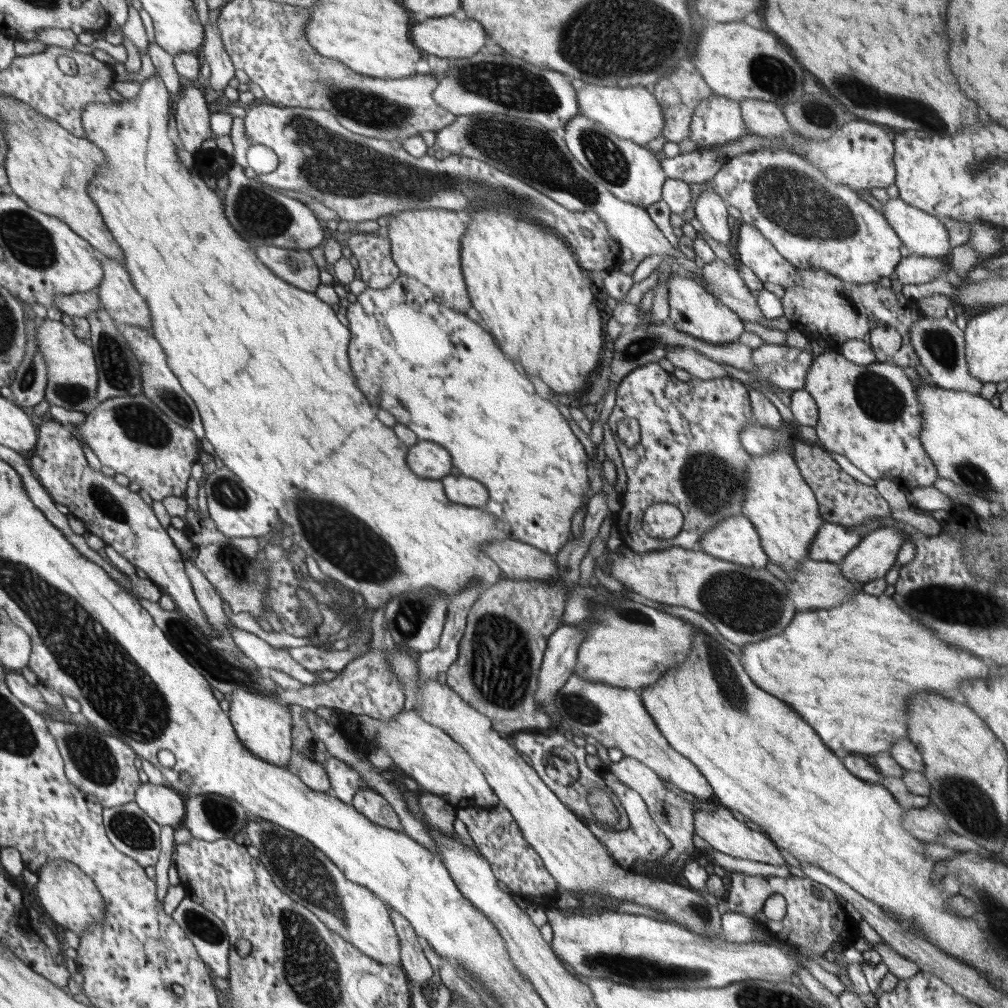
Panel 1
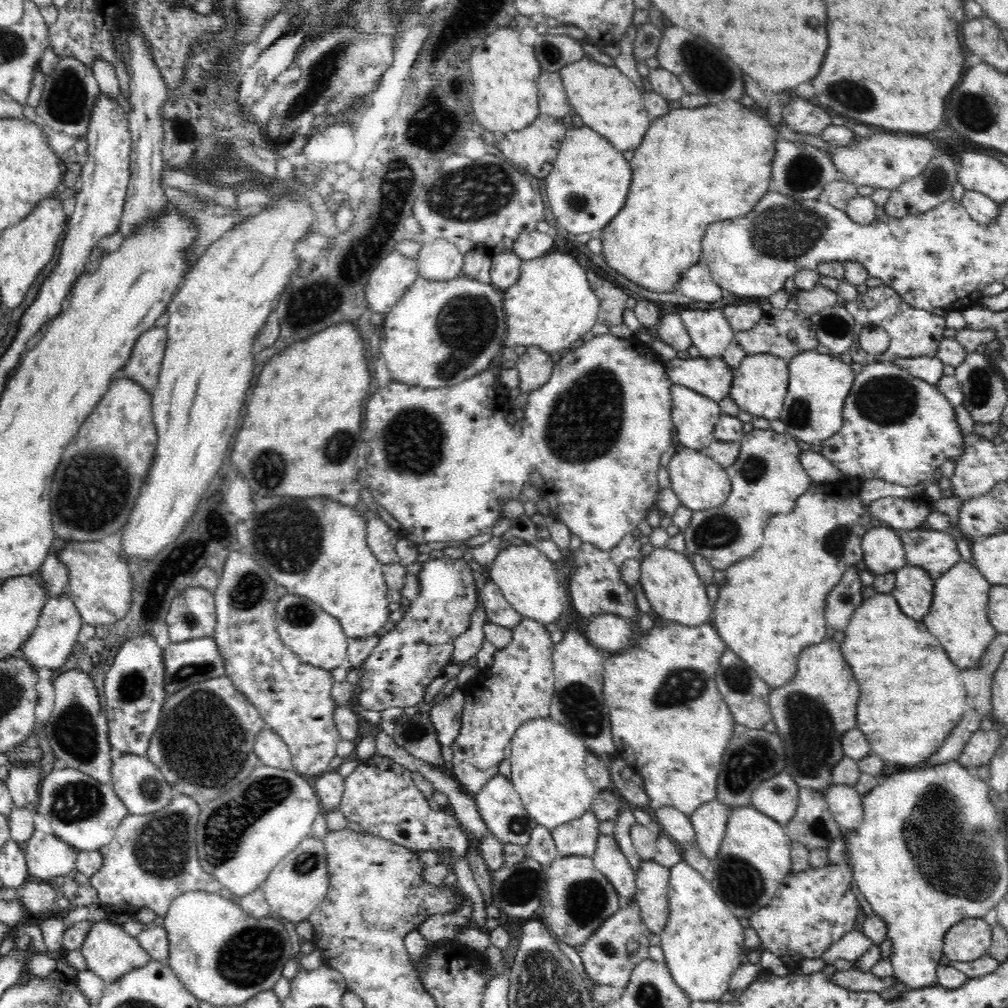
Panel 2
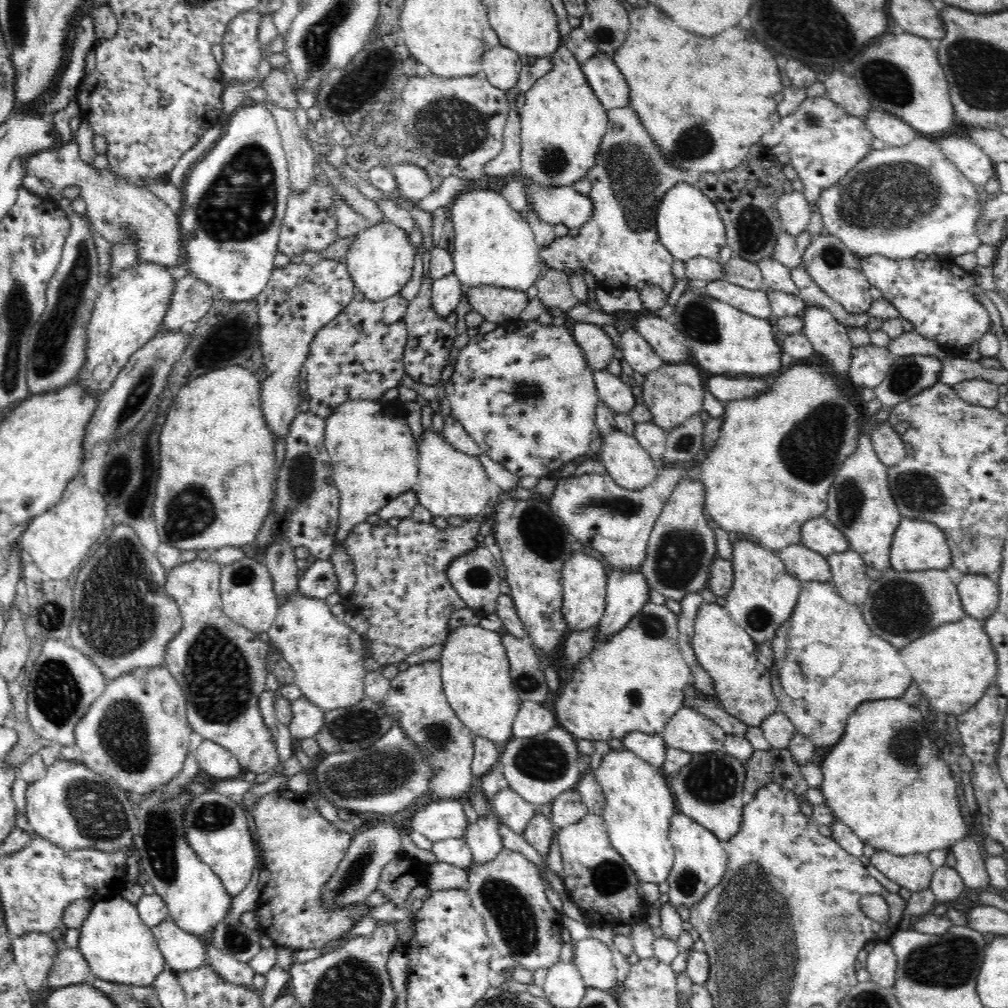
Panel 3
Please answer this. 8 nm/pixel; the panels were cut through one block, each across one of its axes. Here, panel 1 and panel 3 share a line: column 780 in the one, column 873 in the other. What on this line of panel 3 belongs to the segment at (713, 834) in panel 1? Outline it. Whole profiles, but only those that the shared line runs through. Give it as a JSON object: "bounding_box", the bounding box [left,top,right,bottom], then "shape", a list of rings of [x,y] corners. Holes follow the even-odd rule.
{"bounding_box":[870,850,936,892],"shape":[[[876,850],[870,862],[878,872],[886,874],[886,878],[900,888],[906,888],[910,892],[924,892],[932,888],[932,876],[936,868],[924,854],[894,856],[888,850]]]}

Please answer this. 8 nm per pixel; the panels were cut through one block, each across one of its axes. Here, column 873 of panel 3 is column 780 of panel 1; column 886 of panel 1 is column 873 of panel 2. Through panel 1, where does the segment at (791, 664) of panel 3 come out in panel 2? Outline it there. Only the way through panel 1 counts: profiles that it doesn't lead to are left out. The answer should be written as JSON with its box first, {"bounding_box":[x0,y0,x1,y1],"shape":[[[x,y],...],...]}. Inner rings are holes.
{"bounding_box":[840,594,968,768],"shape":[[[876,594],[864,600],[854,610],[840,646],[862,688],[860,704],[856,704],[856,728],[864,732],[872,752],[880,754],[888,764],[902,768],[926,762],[962,720],[968,702],[962,670],[954,666],[946,648],[928,632],[922,622],[908,618],[892,594]]]}

